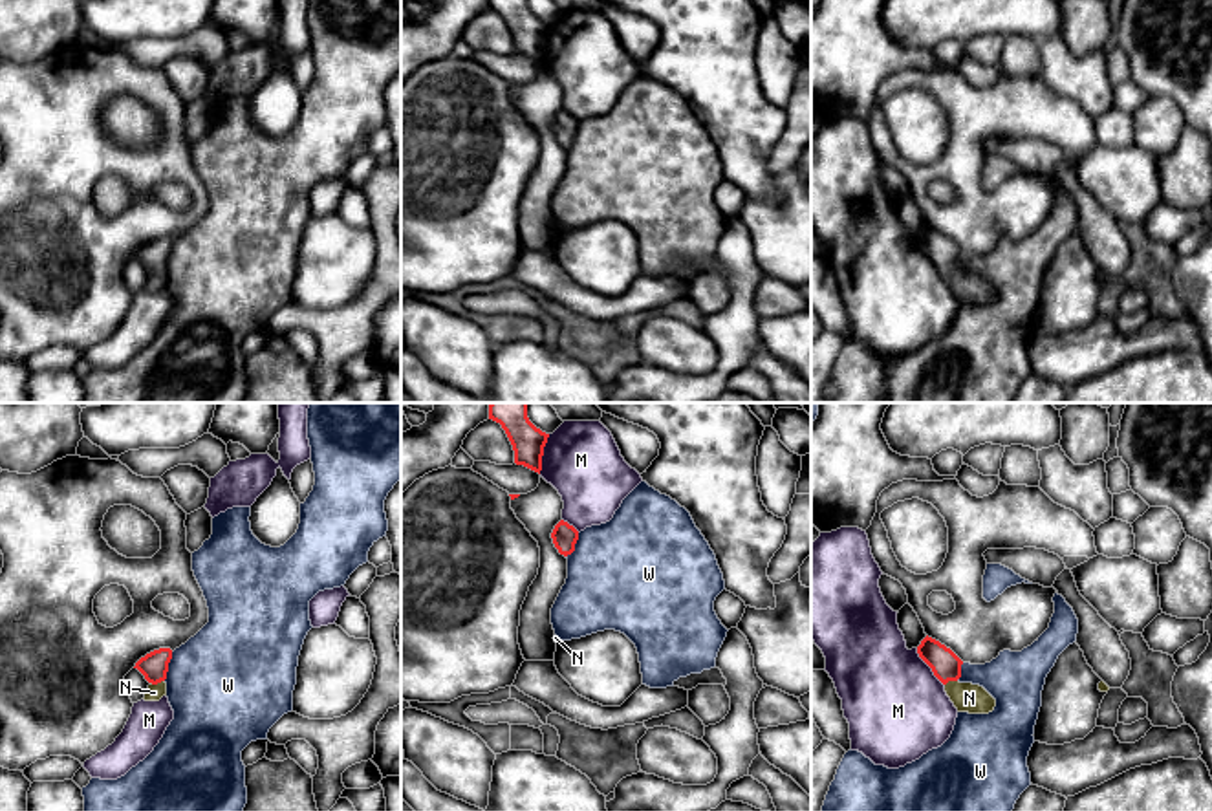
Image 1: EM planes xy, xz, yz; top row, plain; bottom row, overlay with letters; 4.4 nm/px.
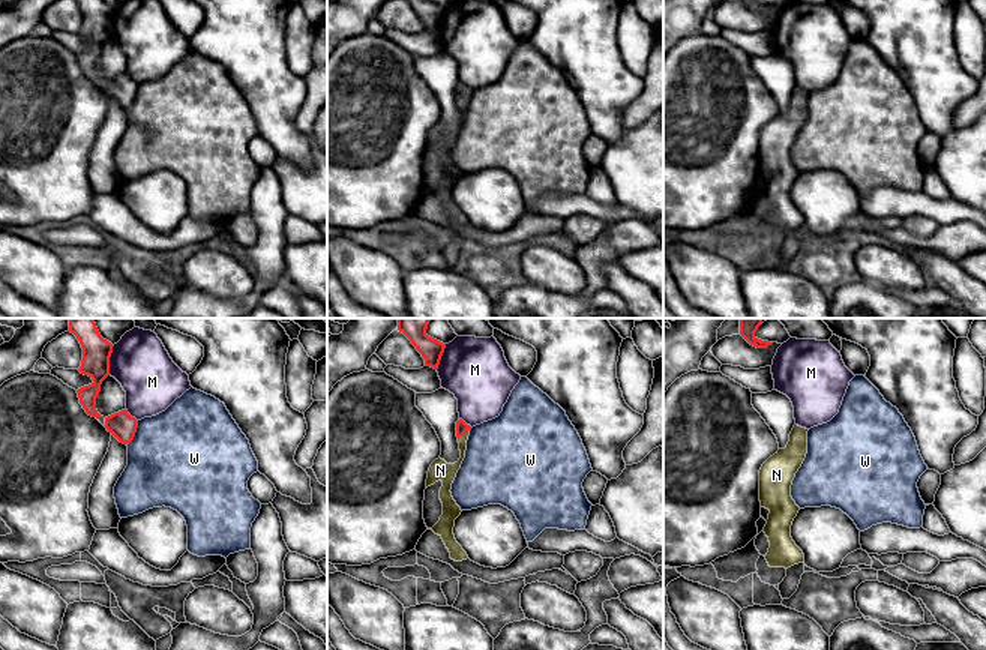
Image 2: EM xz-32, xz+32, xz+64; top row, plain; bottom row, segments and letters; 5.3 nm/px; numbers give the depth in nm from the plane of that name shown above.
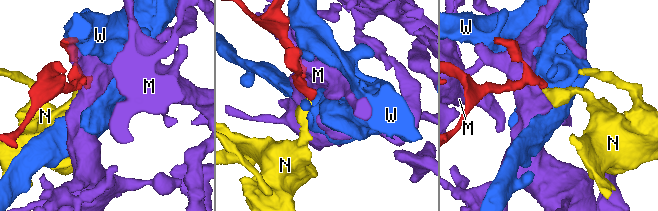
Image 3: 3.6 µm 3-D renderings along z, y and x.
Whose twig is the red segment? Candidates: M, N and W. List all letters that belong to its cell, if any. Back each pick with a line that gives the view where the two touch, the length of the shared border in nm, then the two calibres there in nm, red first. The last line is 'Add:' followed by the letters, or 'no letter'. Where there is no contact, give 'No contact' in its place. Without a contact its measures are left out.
N: Touches red in xy. Shared border 70 nm. Thickness 120 nm (red) against 80 nm
Add: N

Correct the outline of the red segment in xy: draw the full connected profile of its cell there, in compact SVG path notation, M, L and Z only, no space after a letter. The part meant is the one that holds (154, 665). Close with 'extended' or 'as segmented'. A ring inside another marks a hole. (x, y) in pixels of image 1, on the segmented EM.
M159 648L145 657L141 657L134 668L137 668L145 679L150 683L145 694L145 701L159 701L163 696L167 696L167 672L168 663L172 659L170 648Z; extended

